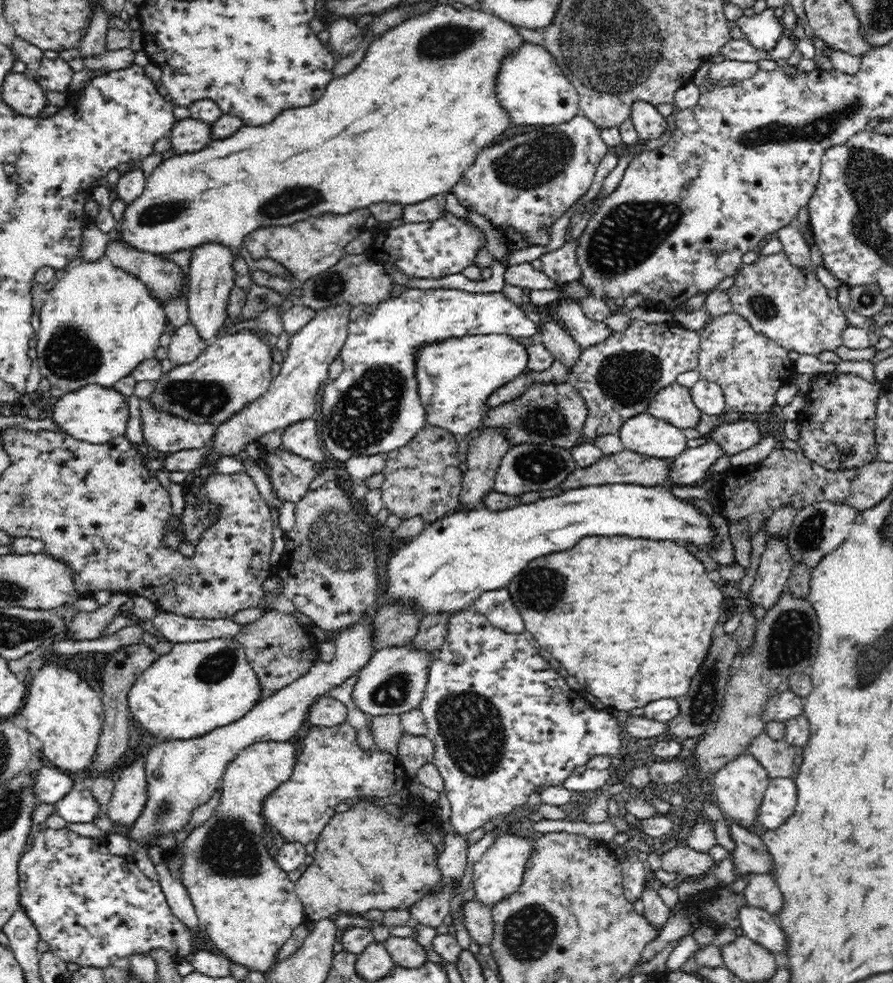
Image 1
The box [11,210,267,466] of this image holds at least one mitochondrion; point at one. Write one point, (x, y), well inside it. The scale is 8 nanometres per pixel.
(71, 352)

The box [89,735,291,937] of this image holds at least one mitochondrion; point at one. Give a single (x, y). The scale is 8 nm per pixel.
(219, 853)

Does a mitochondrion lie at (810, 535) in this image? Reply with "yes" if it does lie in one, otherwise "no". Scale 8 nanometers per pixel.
yes

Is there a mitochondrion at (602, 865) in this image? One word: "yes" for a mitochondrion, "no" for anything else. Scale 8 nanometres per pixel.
no

